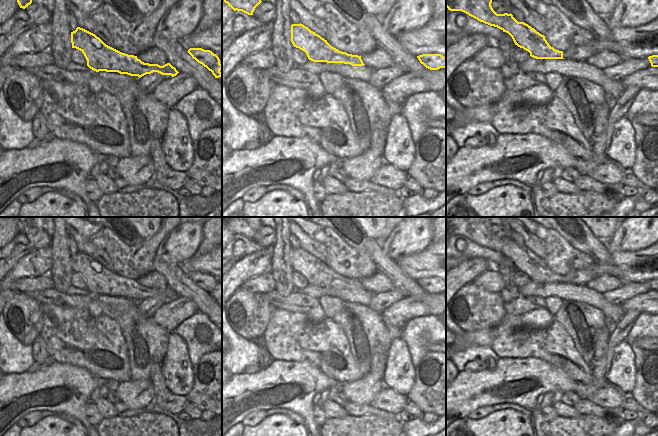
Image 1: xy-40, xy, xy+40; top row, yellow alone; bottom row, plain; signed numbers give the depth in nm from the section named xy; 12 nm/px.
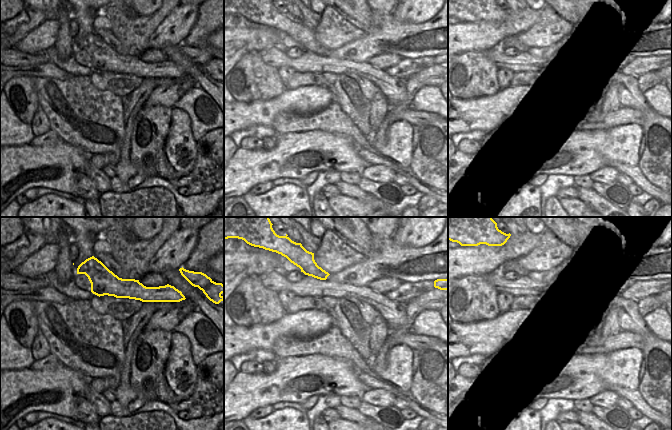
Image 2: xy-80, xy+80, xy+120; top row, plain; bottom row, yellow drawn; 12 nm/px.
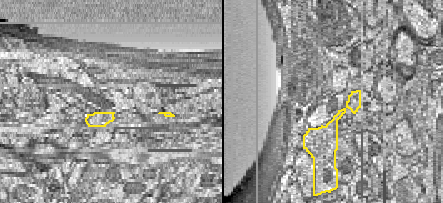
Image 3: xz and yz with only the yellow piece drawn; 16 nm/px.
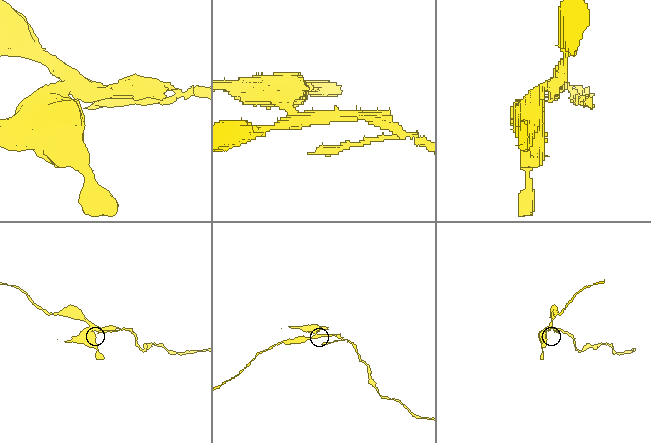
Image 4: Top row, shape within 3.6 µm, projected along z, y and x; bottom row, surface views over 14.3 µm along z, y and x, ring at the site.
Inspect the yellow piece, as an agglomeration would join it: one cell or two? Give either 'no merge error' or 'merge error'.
merge error

